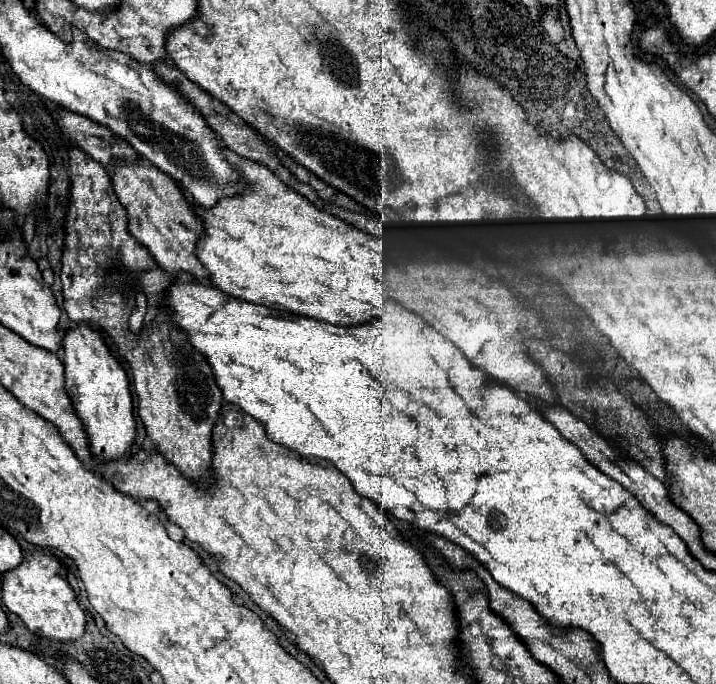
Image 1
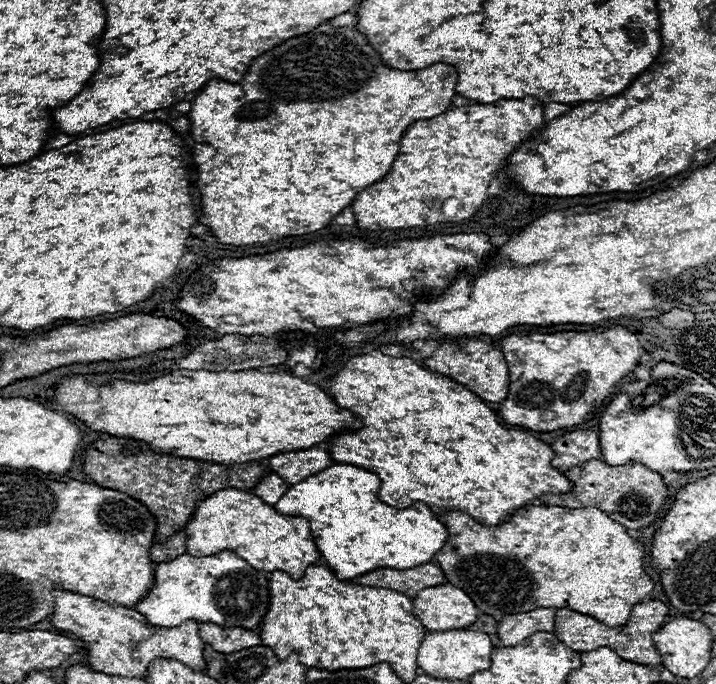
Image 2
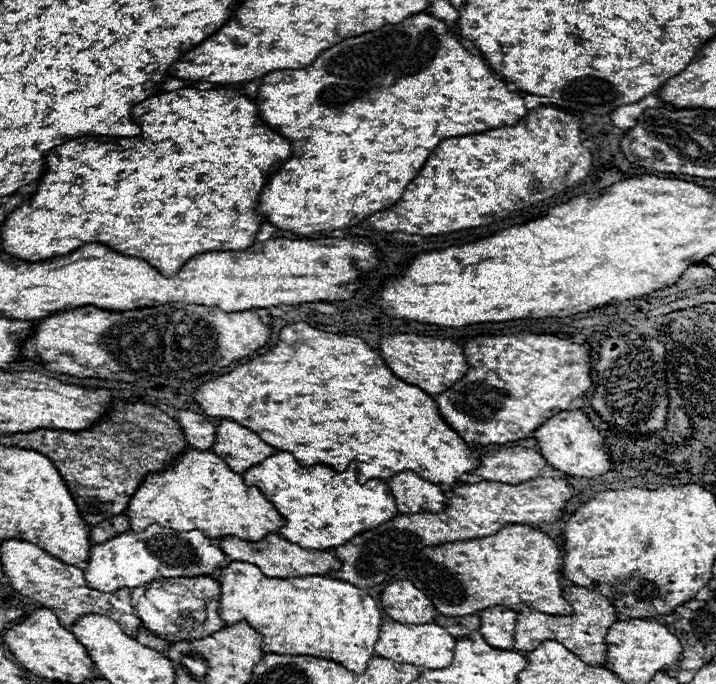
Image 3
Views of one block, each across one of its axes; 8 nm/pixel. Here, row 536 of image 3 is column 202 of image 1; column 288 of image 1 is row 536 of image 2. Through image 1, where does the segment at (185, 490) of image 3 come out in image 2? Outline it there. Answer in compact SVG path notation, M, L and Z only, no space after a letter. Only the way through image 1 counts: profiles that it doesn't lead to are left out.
M228 488L214 492L196 504L194 518L186 524L186 552L192 556L212 556L222 550L232 550L246 558L256 570L288 572L300 580L308 566L316 564L320 552L314 544L310 524L300 516L284 516L258 496Z

